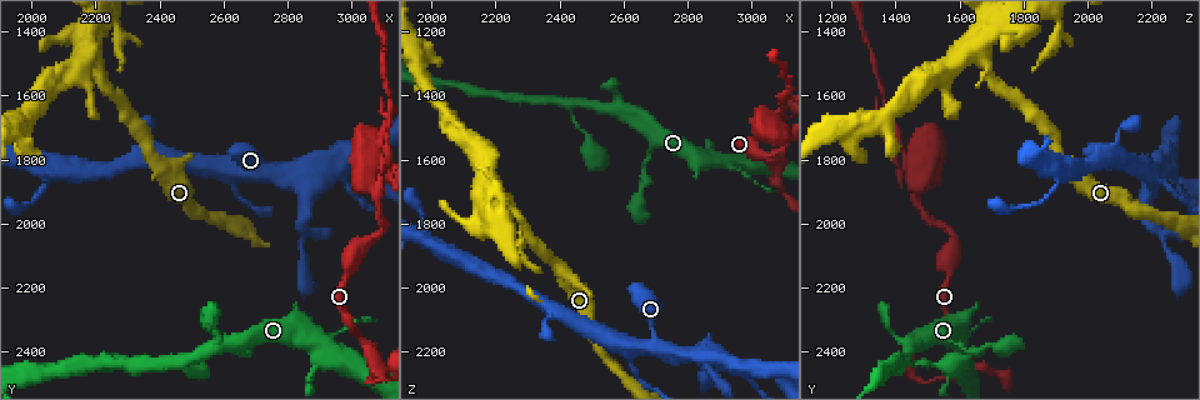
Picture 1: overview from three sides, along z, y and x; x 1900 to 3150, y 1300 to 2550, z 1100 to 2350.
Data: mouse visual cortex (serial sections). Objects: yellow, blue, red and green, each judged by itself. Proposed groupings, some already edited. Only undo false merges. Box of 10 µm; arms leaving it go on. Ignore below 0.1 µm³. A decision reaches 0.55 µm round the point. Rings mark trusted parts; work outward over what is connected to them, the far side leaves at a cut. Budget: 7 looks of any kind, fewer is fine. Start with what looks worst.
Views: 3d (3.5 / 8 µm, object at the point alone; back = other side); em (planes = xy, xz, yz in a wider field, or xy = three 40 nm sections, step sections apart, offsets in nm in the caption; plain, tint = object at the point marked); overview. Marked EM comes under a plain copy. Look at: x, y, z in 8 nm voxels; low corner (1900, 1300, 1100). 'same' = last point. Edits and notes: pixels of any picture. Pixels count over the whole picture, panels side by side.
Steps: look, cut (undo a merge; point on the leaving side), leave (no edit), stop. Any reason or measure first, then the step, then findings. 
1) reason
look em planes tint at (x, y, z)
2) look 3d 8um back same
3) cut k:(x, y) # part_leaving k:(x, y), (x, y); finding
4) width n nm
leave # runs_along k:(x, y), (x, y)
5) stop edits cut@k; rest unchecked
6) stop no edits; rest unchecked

four-way junction
look 3d 3.5um at (2660, 1830, 2190)

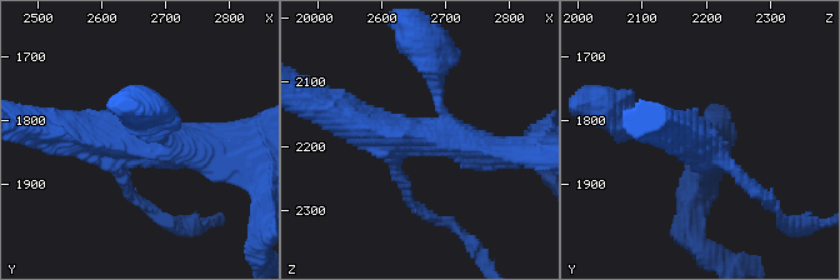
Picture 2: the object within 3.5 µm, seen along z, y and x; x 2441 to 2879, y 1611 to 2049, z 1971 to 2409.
arms 4; arm_widths 150, 250, 450, 500 nm; shape alone is not enough
look em xy step 1 tint at (2670, 1840, 2185)

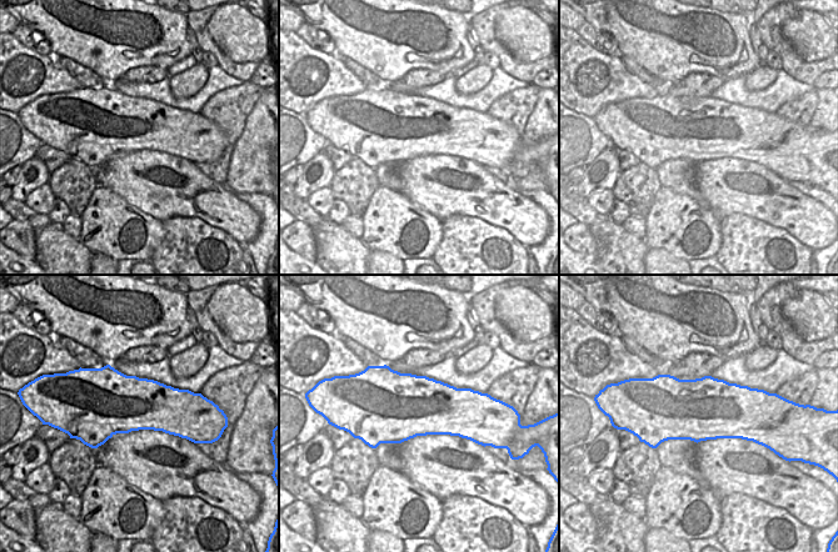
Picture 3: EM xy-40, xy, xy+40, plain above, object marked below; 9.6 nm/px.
width 650 nm
leave # runs_along 2:(434, 74), (438, 138), (346, 119); continuous, no second cell

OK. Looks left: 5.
three arms meet
look 3d 8um at (2430, 2430, 1420)

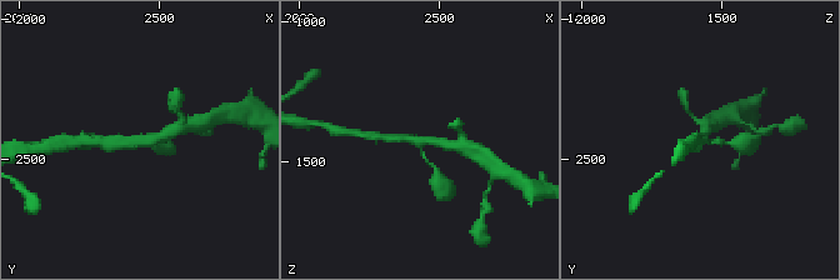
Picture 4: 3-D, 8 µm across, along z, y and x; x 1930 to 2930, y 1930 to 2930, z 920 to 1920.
look 3d 3.5um same

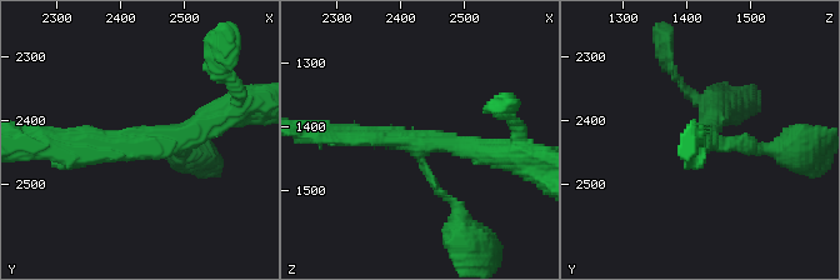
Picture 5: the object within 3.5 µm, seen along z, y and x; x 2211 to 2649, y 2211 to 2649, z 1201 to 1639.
need the tissue
look em planes tint at (2435, 2435, 1425)

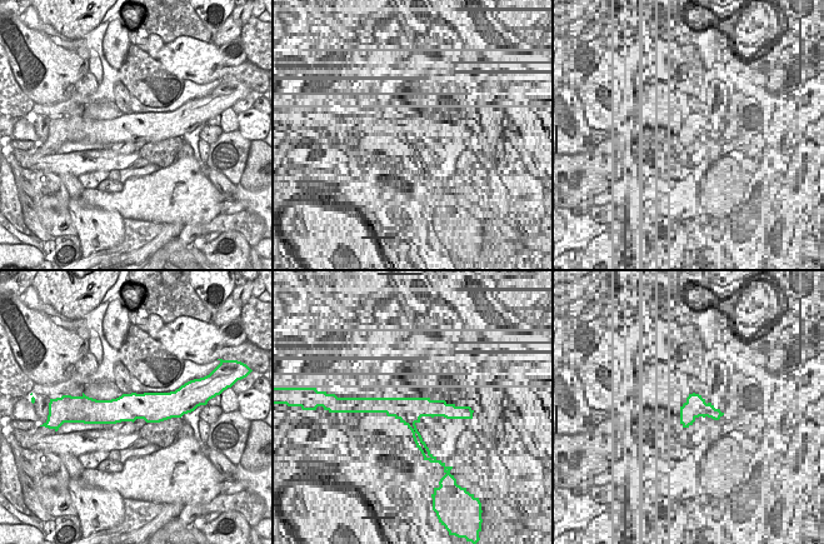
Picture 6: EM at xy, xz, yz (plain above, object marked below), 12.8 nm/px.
arm_widths 150, 250, 300 nm
leave # runs_along 5:(216, 118), (159, 140), (55, 148); continuous, no second cell

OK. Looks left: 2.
thick turns thin
look 3d 3.5um at (3070, 2430, 1600)

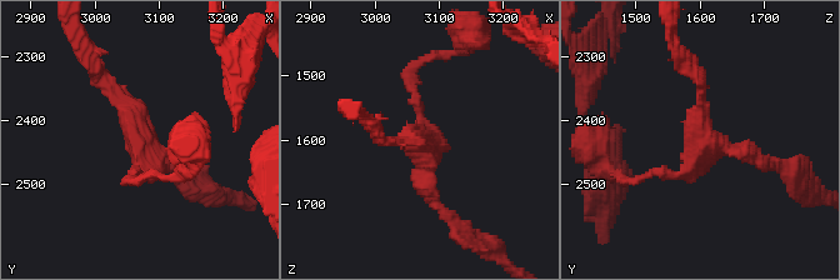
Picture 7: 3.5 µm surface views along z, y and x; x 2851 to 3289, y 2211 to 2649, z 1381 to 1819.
arm_widths 150, 150, 200 nm
leave # continuous, no second cell

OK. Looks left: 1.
stop no edits; rest unchecked

